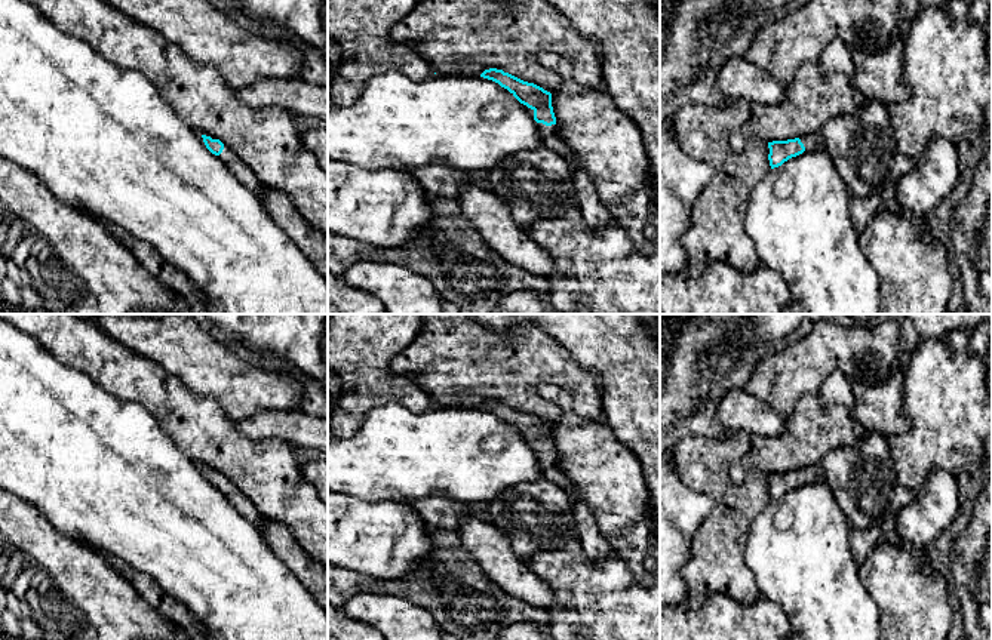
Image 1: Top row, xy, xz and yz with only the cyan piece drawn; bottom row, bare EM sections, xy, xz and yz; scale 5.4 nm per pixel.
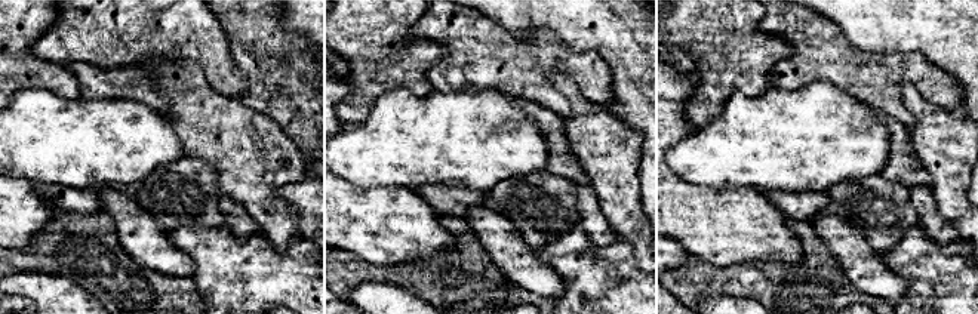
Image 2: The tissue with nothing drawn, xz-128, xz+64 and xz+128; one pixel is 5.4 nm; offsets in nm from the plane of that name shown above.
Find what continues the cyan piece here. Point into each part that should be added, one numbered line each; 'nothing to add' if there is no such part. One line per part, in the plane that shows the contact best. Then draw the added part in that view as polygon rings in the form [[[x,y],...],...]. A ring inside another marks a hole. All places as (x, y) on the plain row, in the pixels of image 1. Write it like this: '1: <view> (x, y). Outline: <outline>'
1: xz (550, 471). Outline: [[[538,455],[538,458],[540,462],[543,464],[541,467],[543,477],[552,481],[553,484],[565,489],[566,492],[572,493],[574,489],[568,476],[556,465],[558,455],[552,458]]]

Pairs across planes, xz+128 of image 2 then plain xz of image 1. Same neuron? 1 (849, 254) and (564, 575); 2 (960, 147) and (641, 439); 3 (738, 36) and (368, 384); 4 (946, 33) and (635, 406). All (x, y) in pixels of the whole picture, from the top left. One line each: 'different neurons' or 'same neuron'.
1: different neurons
2: different neurons
3: same neuron
4: same neuron

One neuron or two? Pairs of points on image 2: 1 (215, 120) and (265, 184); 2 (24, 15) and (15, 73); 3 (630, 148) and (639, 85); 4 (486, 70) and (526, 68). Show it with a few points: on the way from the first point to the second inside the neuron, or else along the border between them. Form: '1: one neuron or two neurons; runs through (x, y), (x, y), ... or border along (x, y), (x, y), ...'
1: one neuron; runs through (231, 137), (254, 159), (254, 168)
2: one neuron; runs through (15, 30), (15, 58)
3: two neurons; border along (608, 107), (640, 134)
4: one neuron; runs through (497, 71), (516, 68)

